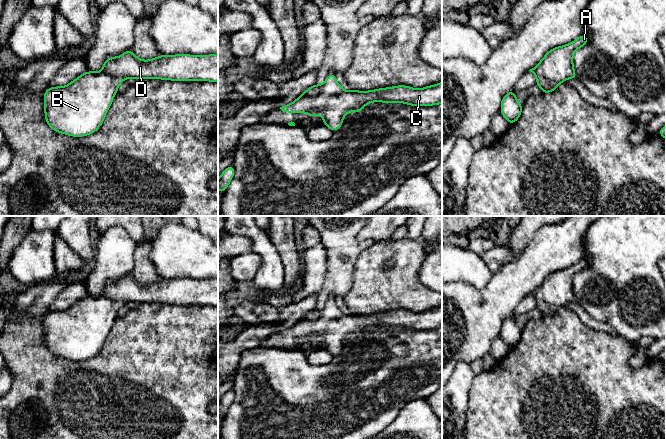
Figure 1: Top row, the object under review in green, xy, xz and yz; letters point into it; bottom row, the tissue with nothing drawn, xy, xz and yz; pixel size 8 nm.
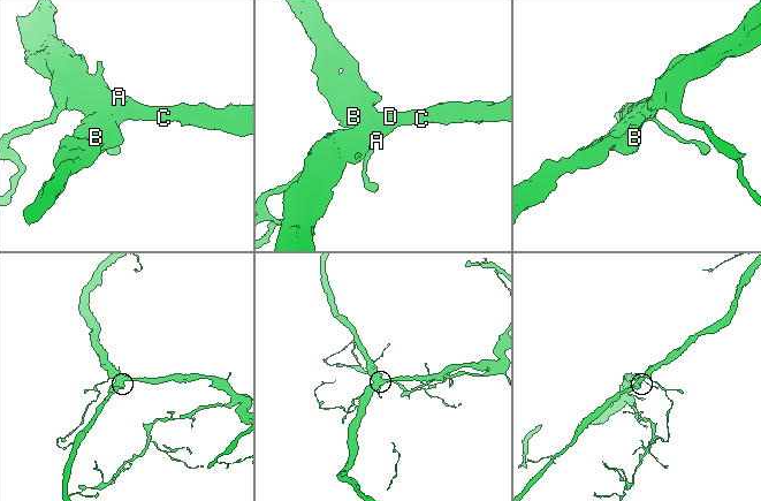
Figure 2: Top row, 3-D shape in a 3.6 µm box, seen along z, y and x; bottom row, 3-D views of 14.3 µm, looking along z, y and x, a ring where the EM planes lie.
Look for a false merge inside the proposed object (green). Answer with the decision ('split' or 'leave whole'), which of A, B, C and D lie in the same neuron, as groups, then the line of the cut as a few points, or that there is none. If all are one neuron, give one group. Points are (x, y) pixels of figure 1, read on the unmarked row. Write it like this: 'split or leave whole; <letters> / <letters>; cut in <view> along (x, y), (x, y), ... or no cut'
leave whole; A B C D; no cut

